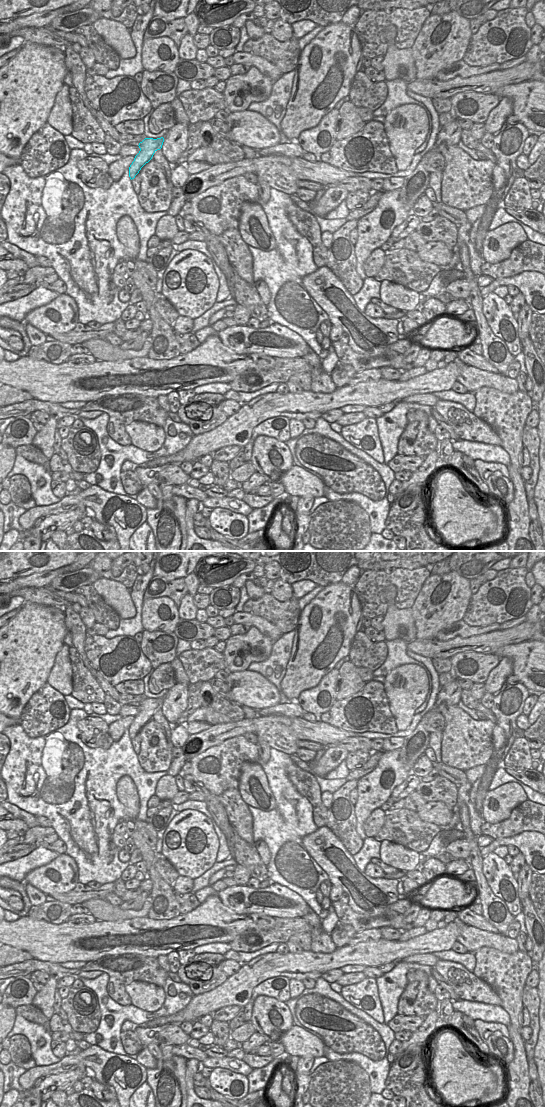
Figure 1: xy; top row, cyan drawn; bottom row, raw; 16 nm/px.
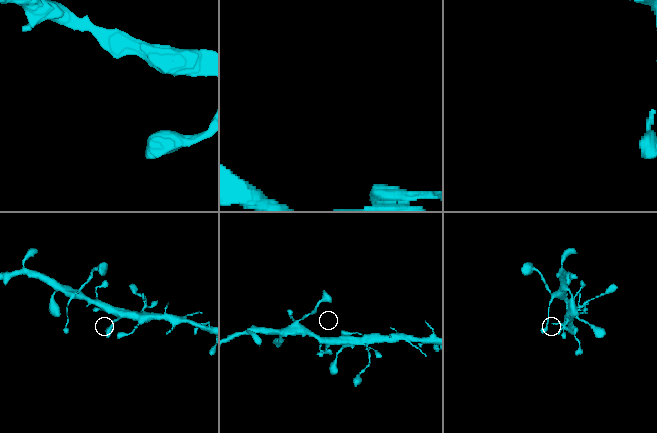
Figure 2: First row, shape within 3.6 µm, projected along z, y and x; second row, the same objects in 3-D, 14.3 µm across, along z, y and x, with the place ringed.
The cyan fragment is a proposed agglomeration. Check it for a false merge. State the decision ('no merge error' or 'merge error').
no merge error

